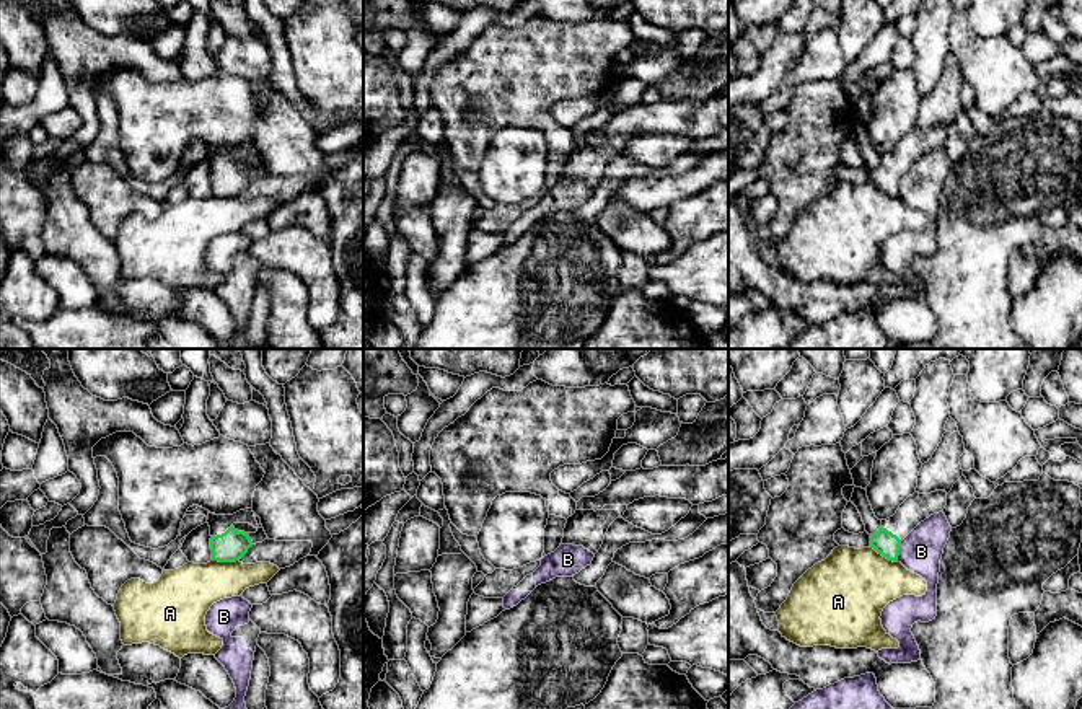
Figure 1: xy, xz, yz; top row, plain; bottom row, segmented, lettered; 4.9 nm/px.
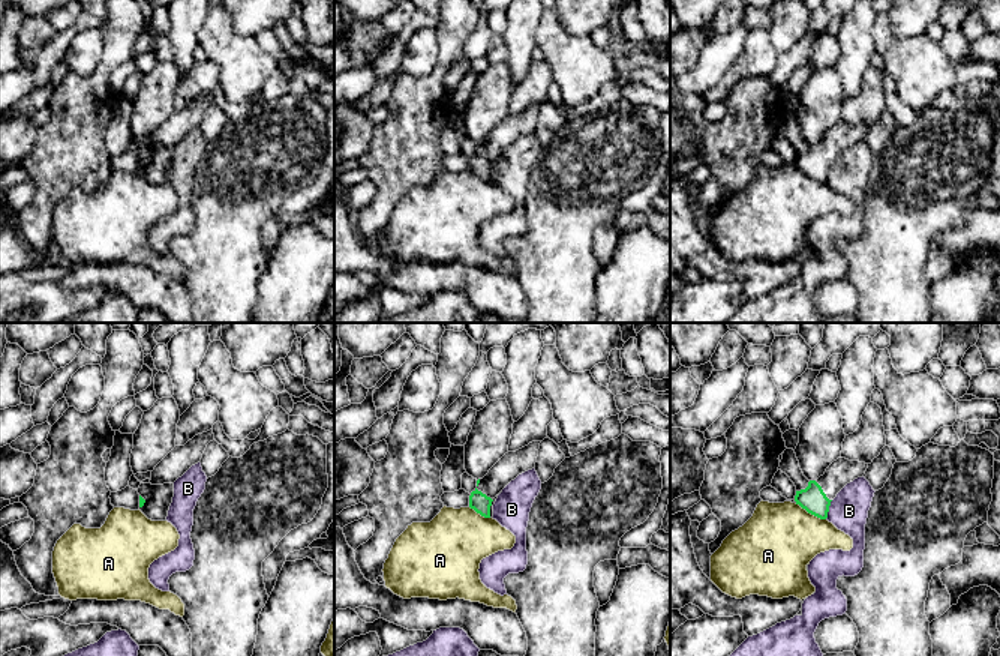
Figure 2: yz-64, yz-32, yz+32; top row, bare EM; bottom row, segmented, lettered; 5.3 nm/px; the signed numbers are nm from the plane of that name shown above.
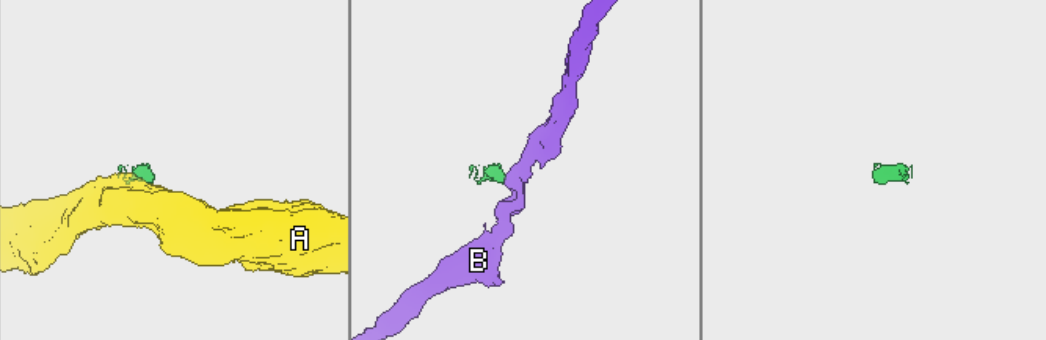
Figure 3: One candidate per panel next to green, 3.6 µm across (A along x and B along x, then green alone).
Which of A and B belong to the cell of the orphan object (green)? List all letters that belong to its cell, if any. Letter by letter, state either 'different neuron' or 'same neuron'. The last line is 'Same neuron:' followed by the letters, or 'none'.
A: different neuron
B: different neuron
Same neuron: none

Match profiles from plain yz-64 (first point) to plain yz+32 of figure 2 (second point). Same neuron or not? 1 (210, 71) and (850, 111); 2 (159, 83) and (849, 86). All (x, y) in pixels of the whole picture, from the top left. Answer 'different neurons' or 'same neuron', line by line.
1: same neuron
2: different neurons

